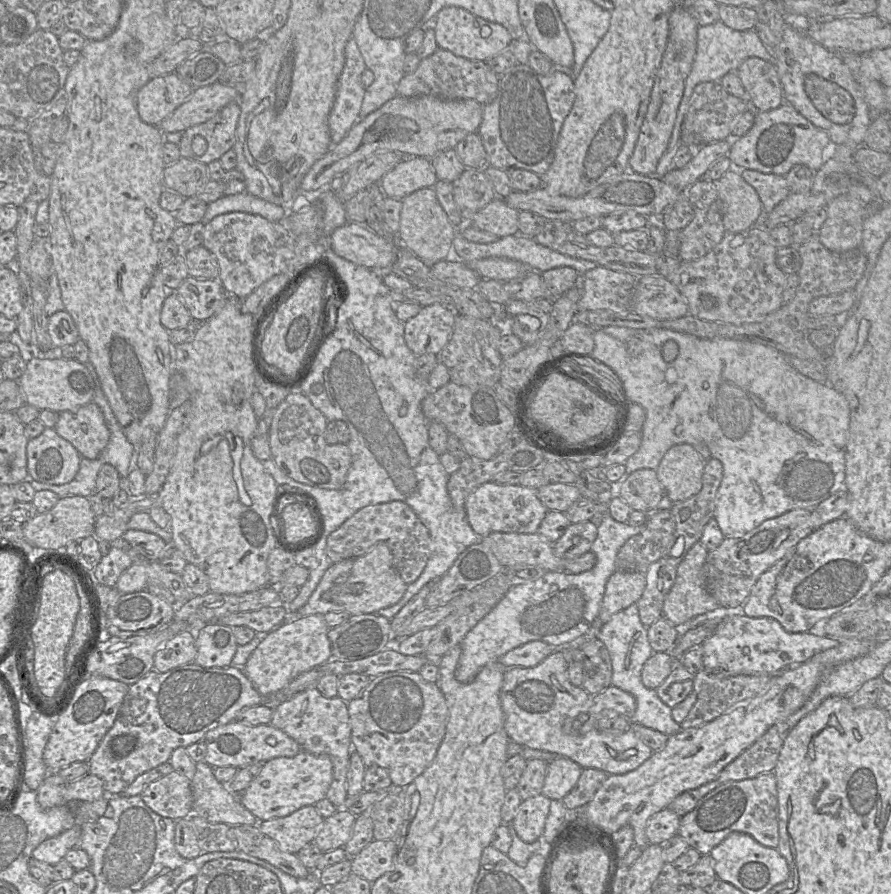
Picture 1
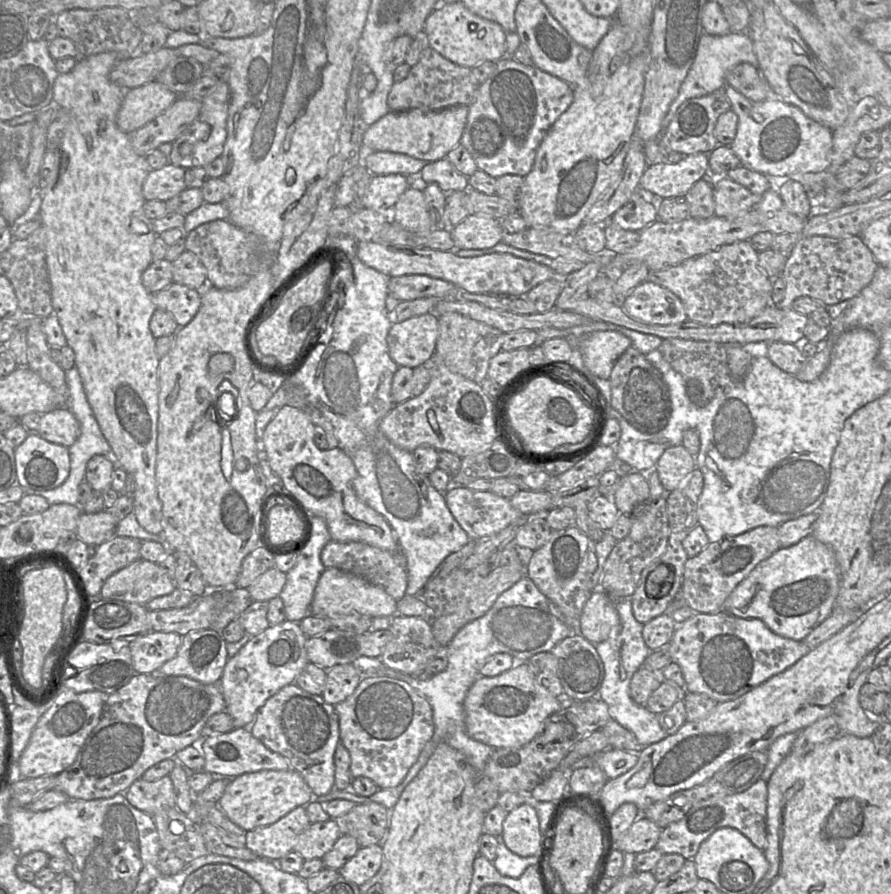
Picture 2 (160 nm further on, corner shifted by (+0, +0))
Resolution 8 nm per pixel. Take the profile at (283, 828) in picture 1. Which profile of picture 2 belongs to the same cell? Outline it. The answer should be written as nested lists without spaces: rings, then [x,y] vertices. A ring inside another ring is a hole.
[[[298,806],[273,824],[249,830],[245,834],[246,847],[259,858],[277,862],[291,852],[298,837],[311,824],[305,806]]]

